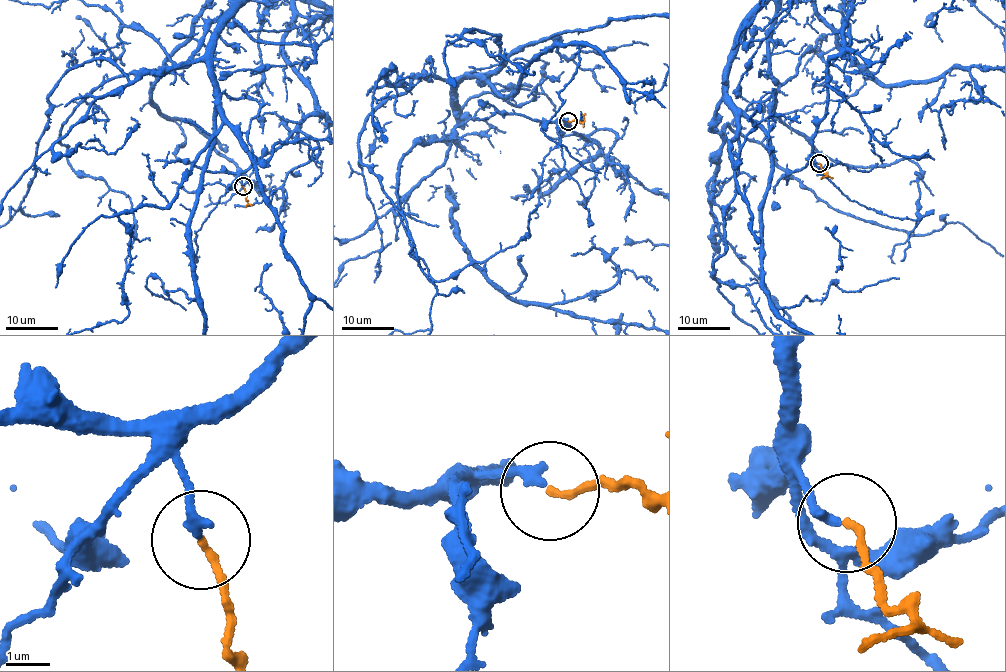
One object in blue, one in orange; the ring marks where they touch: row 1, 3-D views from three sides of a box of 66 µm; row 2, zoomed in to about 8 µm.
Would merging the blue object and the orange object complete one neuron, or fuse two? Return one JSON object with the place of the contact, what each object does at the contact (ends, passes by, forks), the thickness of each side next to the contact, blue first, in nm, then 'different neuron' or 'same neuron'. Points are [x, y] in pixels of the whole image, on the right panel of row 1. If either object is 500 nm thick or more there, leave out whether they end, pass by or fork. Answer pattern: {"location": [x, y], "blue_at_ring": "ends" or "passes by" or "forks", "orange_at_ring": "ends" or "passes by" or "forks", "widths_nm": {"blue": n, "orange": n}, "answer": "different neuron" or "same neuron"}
{"location": [819, 163], "blue_at_ring": "ends", "orange_at_ring": "ends", "widths_nm": {"blue": 240, "orange": 160}, "answer": "same neuron"}

